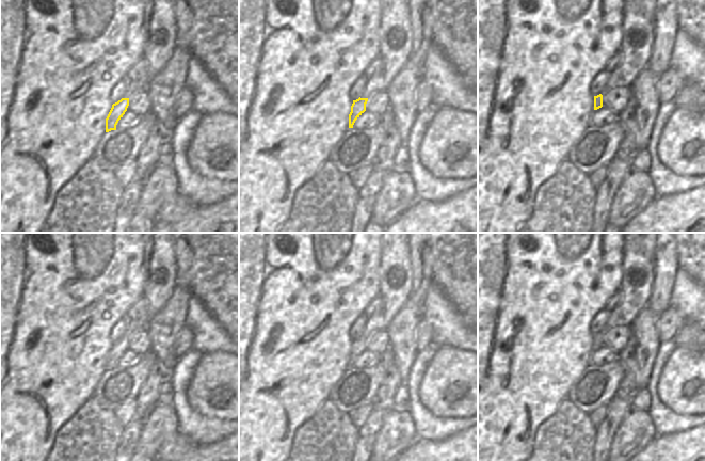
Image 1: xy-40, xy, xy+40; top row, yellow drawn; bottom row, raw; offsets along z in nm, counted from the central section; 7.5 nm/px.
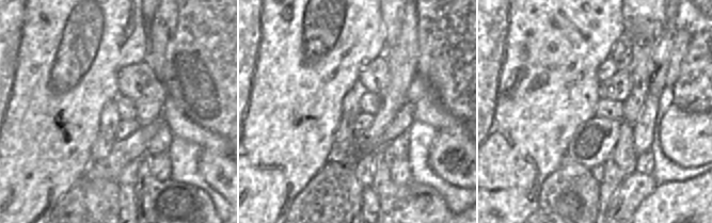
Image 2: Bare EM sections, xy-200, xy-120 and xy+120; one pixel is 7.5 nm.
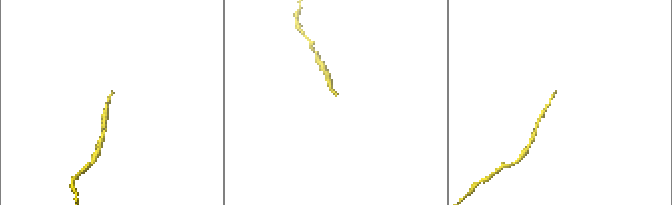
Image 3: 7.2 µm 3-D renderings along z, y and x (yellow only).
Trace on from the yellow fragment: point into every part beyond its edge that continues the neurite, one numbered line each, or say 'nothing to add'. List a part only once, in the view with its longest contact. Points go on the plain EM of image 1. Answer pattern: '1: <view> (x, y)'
1: xy (396, 287).

